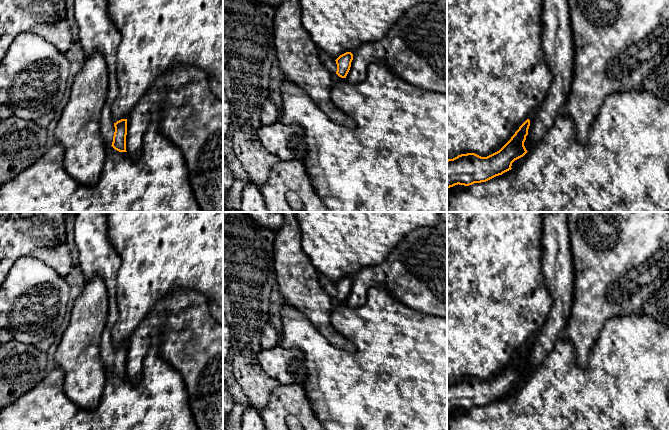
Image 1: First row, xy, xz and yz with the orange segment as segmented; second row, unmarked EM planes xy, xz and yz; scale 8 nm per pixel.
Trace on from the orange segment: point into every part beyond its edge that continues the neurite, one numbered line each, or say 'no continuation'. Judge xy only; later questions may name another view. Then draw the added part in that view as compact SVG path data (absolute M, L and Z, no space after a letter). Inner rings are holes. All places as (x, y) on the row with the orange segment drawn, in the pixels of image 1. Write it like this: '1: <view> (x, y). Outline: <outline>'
1: xy (97, 33). Outline: M75 0L75 20L84 52L88 56L99 52L106 62L109 86L101 112L100 133L106 146L111 146L115 132L112 107L119 94L116 60L121 35L109 17L107 0Z

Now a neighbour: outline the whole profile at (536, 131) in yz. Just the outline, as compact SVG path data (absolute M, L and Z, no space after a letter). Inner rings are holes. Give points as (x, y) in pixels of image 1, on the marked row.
M542 0L542 50L548 67L553 75L549 92L534 112L528 117L530 126L524 142L530 151L542 139L545 132L554 124L561 113L562 106L568 99L574 71L574 44L570 26L568 0Z

